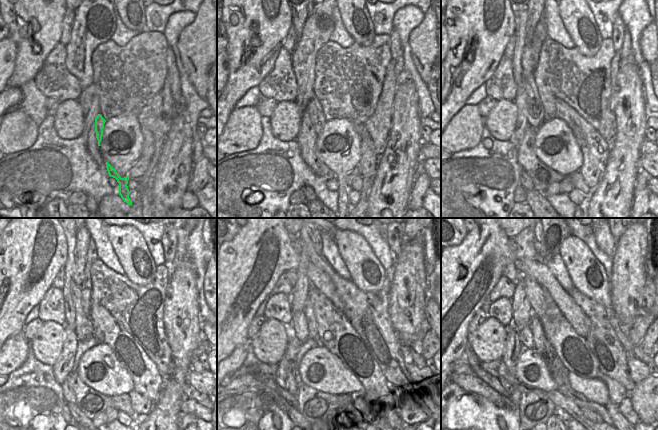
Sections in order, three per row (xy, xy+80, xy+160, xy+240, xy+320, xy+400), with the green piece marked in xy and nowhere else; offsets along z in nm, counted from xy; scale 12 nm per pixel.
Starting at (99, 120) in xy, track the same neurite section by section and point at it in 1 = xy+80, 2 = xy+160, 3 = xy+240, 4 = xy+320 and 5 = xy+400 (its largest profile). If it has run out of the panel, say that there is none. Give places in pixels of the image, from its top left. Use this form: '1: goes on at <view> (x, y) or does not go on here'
1: goes on at xy+80 (314, 109)
2: goes on at xy+160 (535, 111)
3: goes on at xy+240 (83, 325)
4: goes on at xy+320 (291, 274)
5: goes on at xy+400 (510, 271)

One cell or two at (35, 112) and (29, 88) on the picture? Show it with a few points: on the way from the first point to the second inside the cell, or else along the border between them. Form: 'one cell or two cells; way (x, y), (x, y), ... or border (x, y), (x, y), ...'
one cell; way (34, 106), (31, 94)

